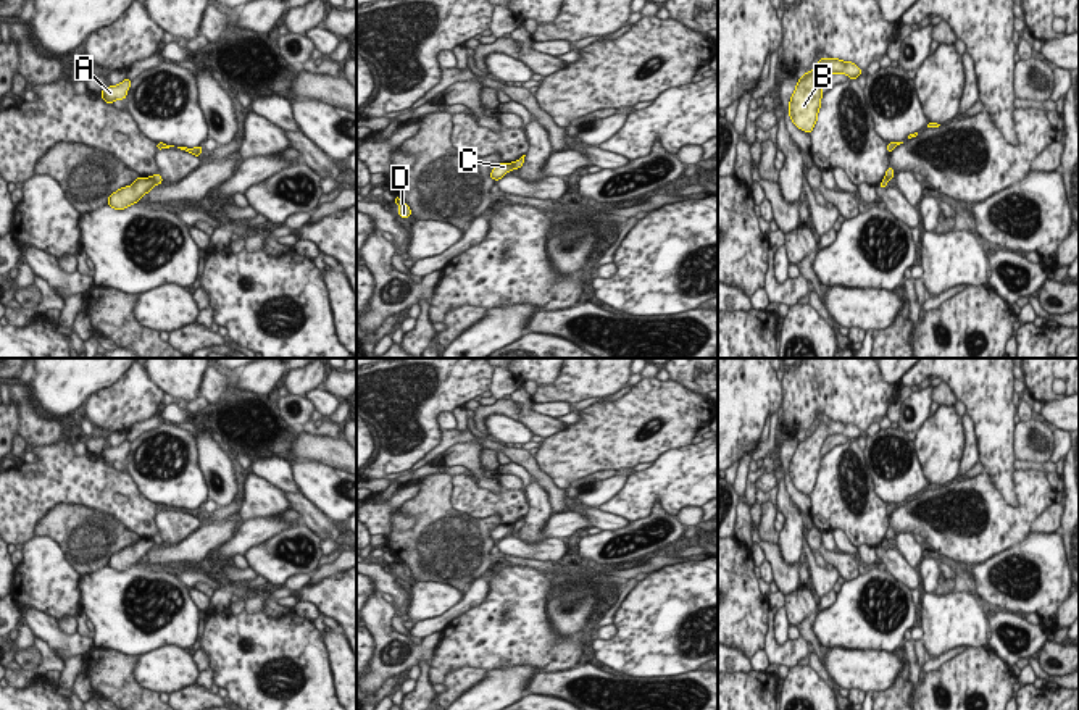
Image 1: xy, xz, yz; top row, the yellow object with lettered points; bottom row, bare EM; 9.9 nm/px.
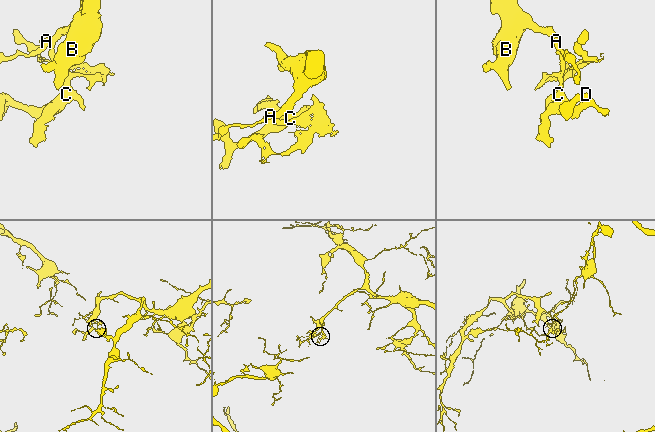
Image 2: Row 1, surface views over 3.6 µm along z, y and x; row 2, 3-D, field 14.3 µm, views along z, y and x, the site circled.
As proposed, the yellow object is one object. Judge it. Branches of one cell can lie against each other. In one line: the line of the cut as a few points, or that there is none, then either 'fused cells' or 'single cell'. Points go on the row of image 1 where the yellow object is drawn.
cut in xy along (152, 176), (155, 183); fused cells

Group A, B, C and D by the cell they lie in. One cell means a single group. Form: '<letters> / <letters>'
A B / C D

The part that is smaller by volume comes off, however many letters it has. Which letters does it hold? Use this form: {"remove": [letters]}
{"remove": ["C", "D"]}

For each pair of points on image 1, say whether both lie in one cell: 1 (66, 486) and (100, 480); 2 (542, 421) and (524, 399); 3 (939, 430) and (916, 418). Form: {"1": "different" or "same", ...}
{"1": "same", "2": "same", "3": "different"}

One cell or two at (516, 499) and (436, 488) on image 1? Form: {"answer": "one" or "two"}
{"answer": "two"}

